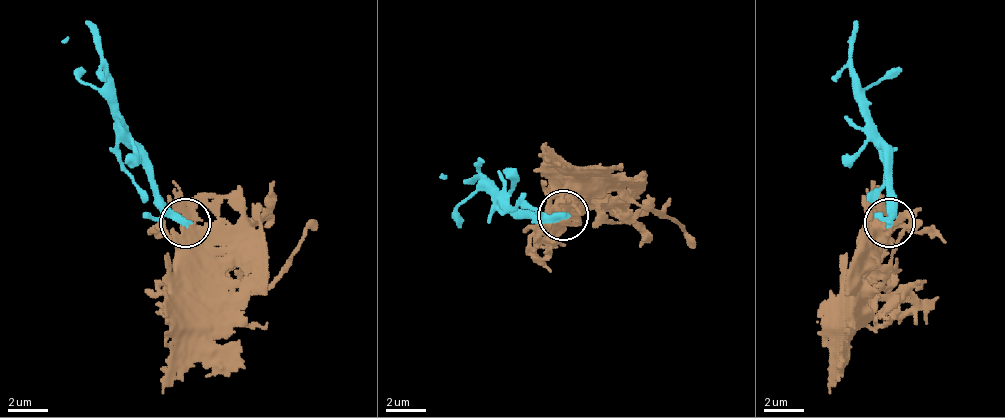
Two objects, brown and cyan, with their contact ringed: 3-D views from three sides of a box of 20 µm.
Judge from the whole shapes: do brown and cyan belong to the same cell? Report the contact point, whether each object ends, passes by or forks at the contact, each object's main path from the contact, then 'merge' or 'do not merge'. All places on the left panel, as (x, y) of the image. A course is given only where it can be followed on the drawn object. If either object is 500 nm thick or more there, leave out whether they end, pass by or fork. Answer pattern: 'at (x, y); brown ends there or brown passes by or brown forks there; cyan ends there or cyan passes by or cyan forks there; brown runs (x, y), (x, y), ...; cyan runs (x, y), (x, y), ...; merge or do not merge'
at (185, 222); brown ends there; cyan ends there; brown runs (186, 224), (206, 234), (251, 278), (270, 283), (315, 219); cyan runs (186, 224), (161, 199), (141, 149), (122, 124), (102, 40), (87, 25), (62, 40); do not merge

